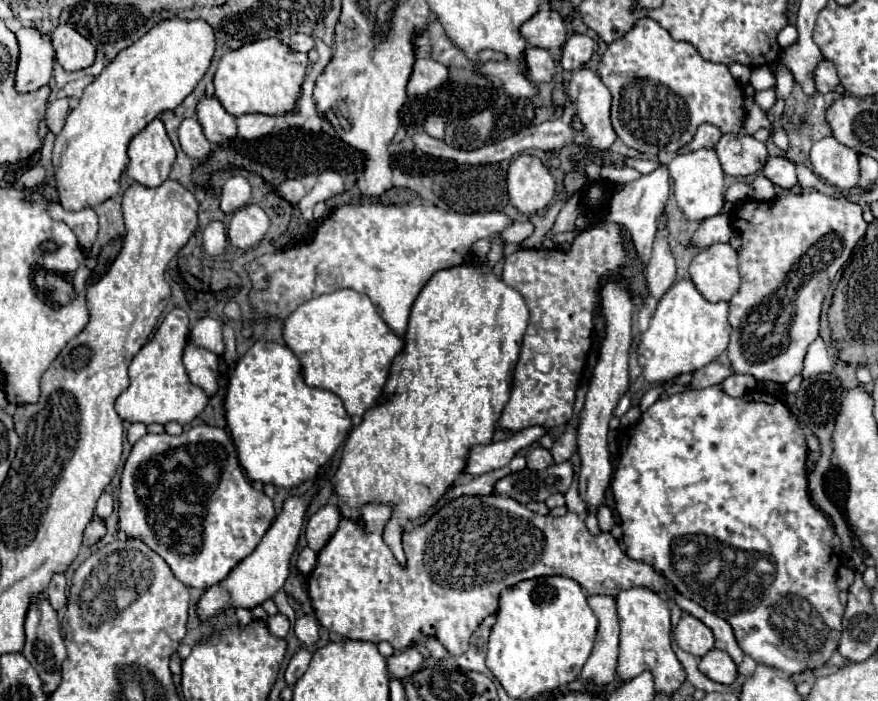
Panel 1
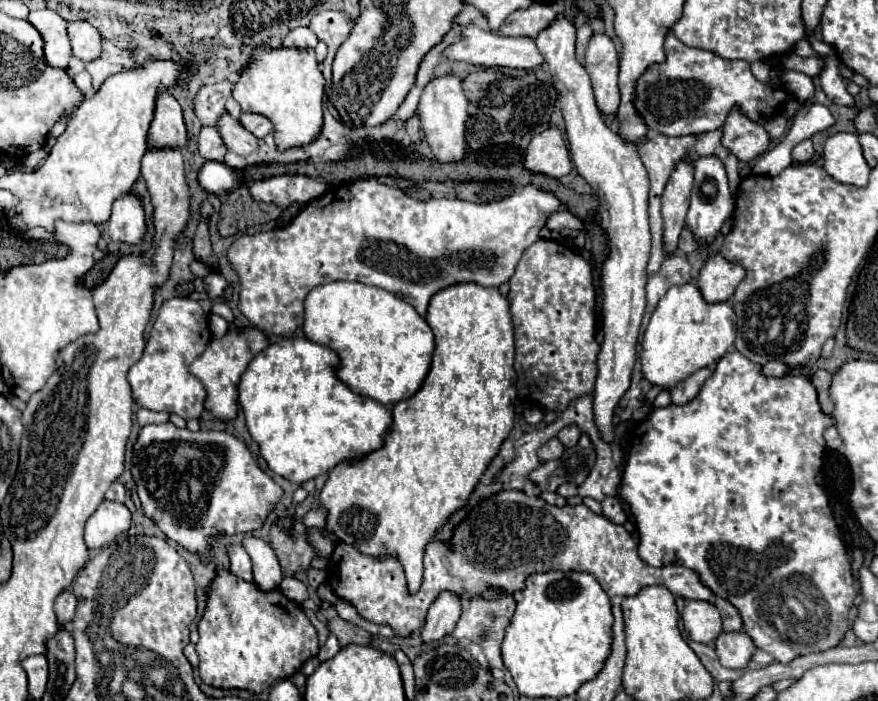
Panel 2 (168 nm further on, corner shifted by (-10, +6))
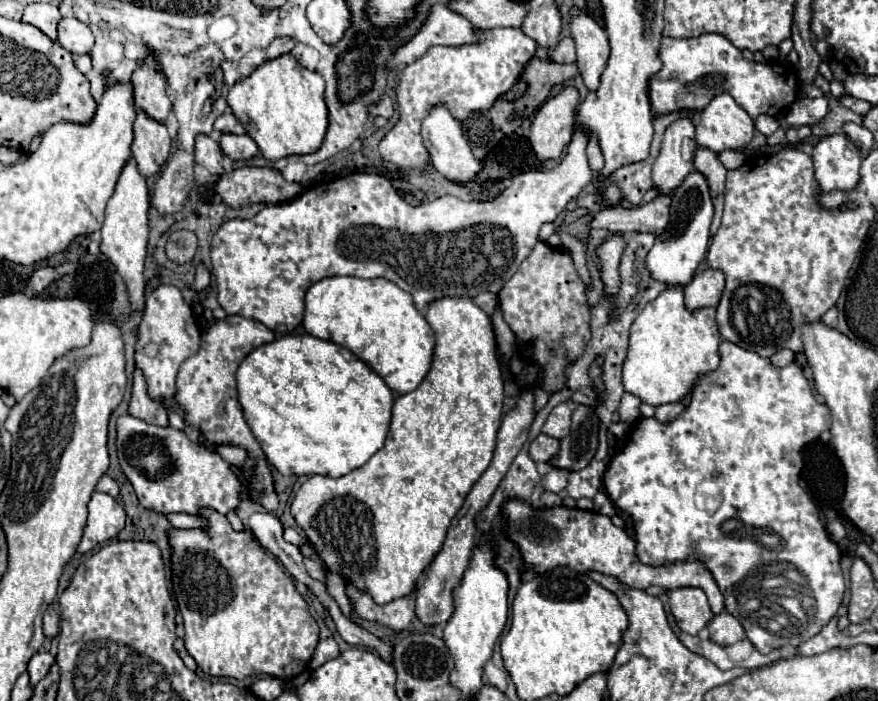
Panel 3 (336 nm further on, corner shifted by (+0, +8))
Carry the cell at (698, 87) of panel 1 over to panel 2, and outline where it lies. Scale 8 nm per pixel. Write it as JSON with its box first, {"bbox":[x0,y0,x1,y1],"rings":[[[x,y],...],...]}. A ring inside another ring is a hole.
{"bbox":[635,32,793,136],"rings":[[[673,32],[665,38],[665,64],[651,66],[637,80],[635,108],[651,130],[667,136],[705,134],[723,126],[729,110],[739,104],[751,120],[761,120],[769,114],[781,114],[793,98],[781,82],[759,82],[747,62],[725,60],[703,48],[685,46]]]}

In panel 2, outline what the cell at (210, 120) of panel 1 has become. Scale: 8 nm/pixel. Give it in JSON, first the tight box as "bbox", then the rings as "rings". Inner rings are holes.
{"bbox":[219,114,257,156],"rings":[[[225,114],[221,120],[219,120],[219,134],[227,146],[227,150],[235,152],[235,154],[241,154],[241,156],[249,156],[251,152],[257,150],[257,138],[247,132],[239,120],[231,118],[229,114]]]}

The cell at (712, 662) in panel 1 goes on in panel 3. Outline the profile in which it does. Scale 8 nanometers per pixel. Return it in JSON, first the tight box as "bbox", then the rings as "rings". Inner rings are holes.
{"bbox":[707,612,745,646],"rings":[[[721,612],[721,616],[713,616],[713,620],[707,624],[707,628],[709,628],[711,640],[719,646],[731,646],[739,640],[745,640],[743,626],[729,612]]]}

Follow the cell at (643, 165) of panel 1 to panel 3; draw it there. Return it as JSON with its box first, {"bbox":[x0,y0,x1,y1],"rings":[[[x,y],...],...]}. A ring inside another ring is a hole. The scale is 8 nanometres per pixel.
{"bbox":[645,170,713,286],"rings":[[[693,170],[691,174],[687,174],[683,184],[673,194],[671,224],[669,224],[669,230],[663,234],[665,238],[657,236],[655,246],[645,258],[645,264],[655,280],[673,284],[673,286],[675,284],[685,286],[693,278],[699,262],[705,258],[707,248],[709,248],[711,218],[713,218],[713,202],[711,202],[707,178],[701,172]]]}

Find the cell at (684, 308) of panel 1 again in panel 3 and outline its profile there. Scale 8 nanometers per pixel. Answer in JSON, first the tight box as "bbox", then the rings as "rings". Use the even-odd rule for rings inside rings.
{"bbox":[623,286,721,406],"rings":[[[669,286],[643,308],[631,326],[629,352],[623,364],[623,386],[651,406],[677,402],[691,392],[699,374],[717,368],[719,344],[721,332],[715,308],[689,310],[683,302],[683,290]]]}

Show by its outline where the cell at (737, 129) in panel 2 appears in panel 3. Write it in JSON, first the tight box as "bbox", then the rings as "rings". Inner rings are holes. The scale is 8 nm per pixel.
{"bbox":[697,96,753,152],"rings":[[[715,96],[701,112],[697,144],[713,152],[741,150],[753,140],[753,118],[729,96]]]}

